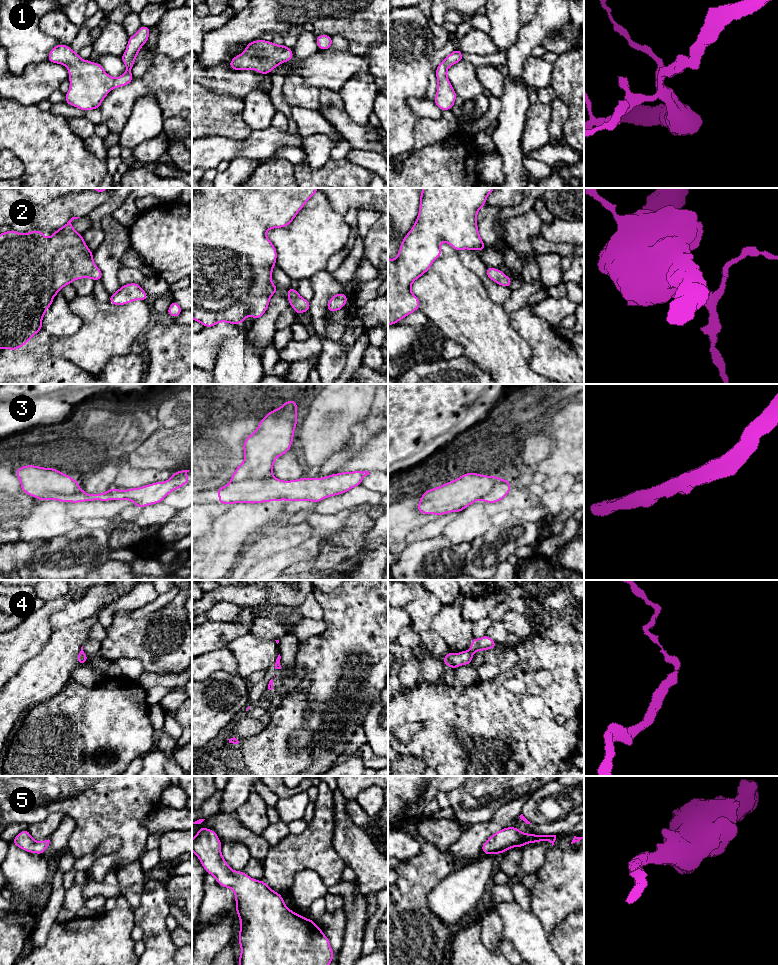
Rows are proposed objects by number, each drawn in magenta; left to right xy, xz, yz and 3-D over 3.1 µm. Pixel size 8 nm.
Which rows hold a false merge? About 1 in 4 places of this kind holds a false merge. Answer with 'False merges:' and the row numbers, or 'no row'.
False merges: 3, 4

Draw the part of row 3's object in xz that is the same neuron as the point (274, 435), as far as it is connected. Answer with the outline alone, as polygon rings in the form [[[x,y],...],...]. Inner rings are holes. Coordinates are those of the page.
[[[290,400],[262,418],[257,429],[244,441],[245,459],[229,479],[231,483],[273,477],[276,458],[288,452],[292,445],[296,413],[297,403]]]

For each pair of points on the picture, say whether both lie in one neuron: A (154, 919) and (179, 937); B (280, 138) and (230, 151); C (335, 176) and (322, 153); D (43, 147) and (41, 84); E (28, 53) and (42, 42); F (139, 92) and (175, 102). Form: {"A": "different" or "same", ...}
{"A": "different", "B": "same", "C": "different", "D": "different", "E": "same", "F": "same"}

